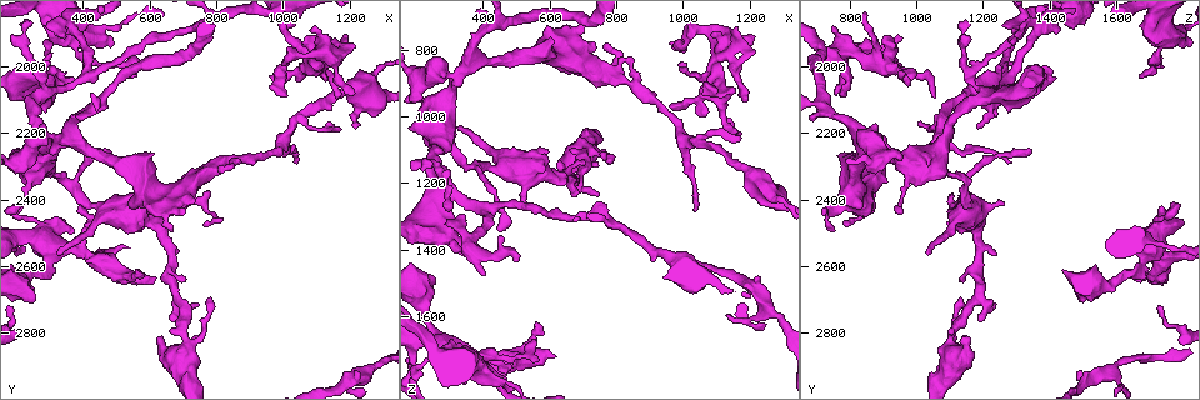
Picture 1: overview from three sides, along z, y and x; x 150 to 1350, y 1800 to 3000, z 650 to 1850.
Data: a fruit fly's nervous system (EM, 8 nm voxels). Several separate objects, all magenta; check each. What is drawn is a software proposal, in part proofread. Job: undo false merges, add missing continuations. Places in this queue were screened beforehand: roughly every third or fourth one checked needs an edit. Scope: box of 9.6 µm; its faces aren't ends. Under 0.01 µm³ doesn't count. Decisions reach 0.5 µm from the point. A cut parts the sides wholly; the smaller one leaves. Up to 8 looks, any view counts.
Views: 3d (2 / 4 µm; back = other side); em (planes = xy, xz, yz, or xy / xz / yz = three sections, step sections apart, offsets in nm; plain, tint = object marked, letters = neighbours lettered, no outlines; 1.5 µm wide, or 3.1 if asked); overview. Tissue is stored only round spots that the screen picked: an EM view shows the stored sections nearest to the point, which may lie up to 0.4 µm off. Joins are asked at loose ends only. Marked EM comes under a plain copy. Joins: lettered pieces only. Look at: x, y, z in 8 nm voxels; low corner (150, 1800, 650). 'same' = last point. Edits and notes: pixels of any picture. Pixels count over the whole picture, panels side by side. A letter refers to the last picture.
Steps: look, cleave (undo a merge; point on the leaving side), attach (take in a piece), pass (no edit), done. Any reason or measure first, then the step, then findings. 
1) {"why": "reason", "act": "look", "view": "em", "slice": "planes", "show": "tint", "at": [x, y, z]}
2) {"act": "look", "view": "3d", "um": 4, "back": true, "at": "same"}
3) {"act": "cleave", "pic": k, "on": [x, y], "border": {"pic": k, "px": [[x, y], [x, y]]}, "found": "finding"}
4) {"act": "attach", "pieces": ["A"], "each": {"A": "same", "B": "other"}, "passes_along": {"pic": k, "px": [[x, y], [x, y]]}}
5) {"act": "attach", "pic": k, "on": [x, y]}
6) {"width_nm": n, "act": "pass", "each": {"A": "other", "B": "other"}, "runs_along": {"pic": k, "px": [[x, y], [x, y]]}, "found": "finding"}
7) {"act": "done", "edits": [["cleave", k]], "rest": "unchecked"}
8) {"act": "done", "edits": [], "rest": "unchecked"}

{"why": "branch stops here", "act": "look", "view": "em", "slice": "planes", "show": "tint", "at": [970, 2030, 970]}

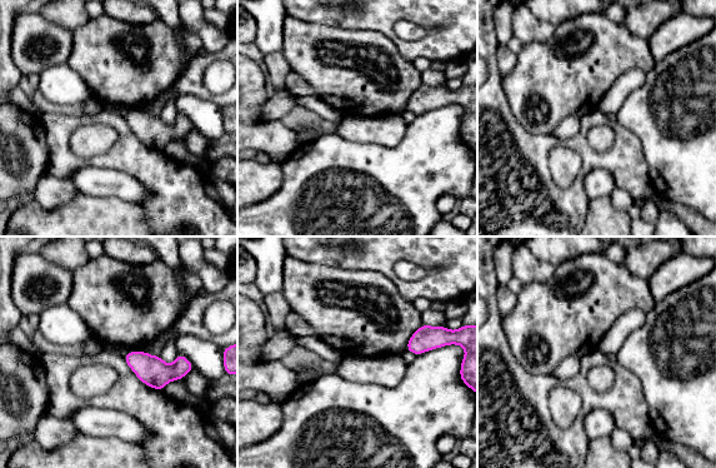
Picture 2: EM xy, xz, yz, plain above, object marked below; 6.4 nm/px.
{"why": "see the neighbours", "act": "look", "view": "em", "slice": "planes", "show": "letters", "at": "same"}

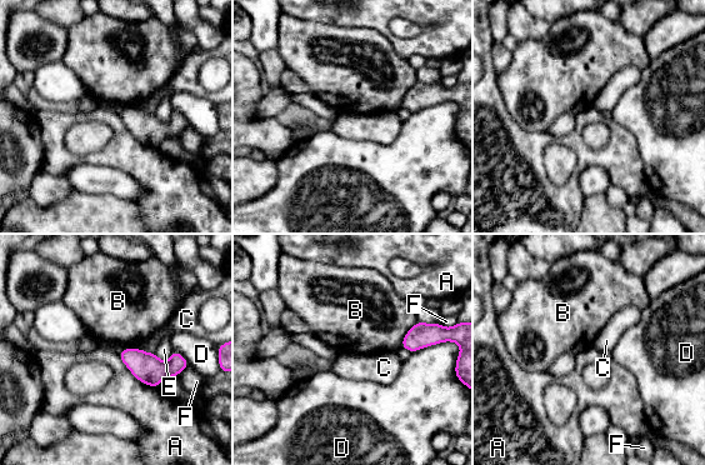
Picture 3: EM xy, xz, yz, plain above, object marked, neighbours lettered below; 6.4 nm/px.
{"longest_contact_nm": ["A", 340], "act": "pass", "each": {"A": "other", "B": "other", "C": "other", "D": "other", "E": "other", "F": "other"}, "found": "no lettered piece goes on from it"}

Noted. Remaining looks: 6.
{"why": "tapers out", "act": "look", "view": "em", "slice": "xy", "step": 8, "show": "tint", "at": [1190, 1900, 950]}

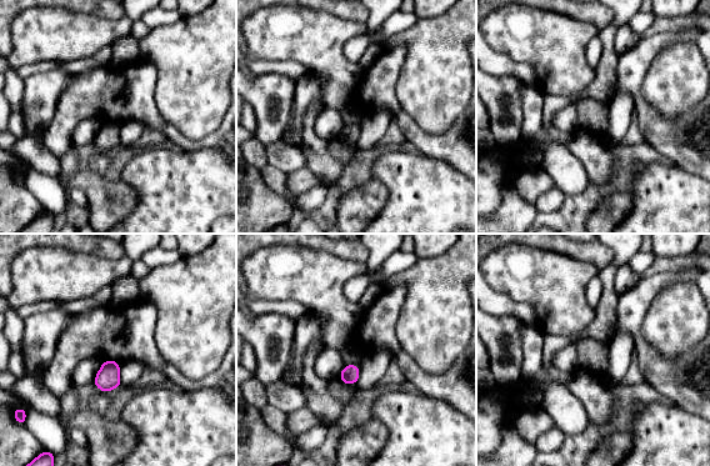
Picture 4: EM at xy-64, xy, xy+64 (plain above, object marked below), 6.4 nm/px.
{"why": "cut it another way", "act": "look", "view": "em", "slice": "planes", "show": "letters", "at": "same"}

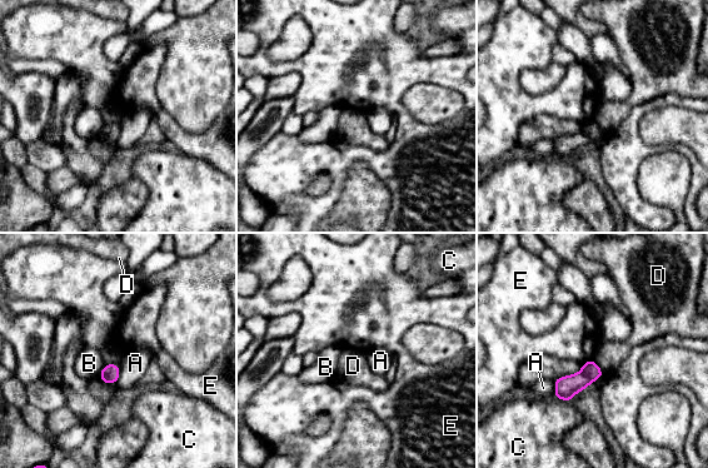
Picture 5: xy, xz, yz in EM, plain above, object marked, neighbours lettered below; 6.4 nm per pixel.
{"width_nm": 120, "act": "pass", "each": {"A": "other", "B": "other", "C": "other", "D": "other", "E": "other"}, "border": {"pic": 5, "px": [[105, 363], [119, 364]]}, "found": "none of them fits"}

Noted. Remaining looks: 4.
{"why": "free end", "act": "look", "view": "3d", "um": 4, "at": [550, 2020, 1670]}

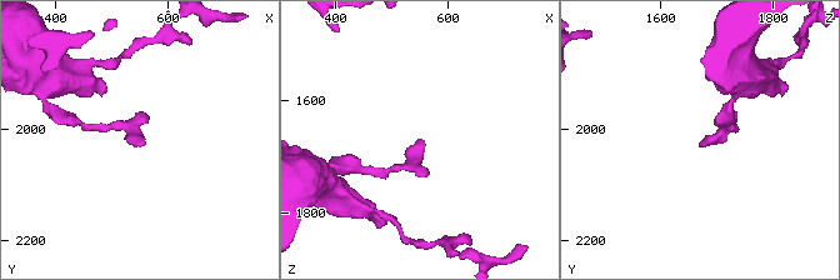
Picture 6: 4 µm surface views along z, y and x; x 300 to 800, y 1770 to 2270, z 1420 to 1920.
{"why": "need the tissue", "act": "look", "view": "em", "slice": "planes", "show": "letters", "at": [555, 2030, 1665]}

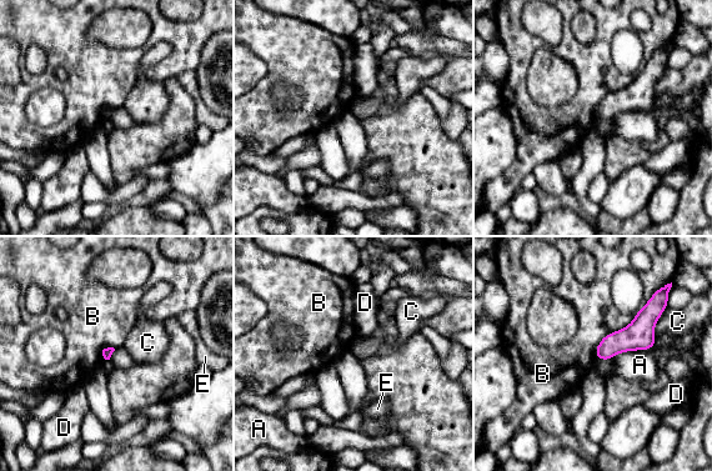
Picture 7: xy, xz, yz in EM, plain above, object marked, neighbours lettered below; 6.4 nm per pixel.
{"act": "pass", "each": {"A": "other", "B": "other", "C": "other", "D": "other", "E": "other"}, "found": "none of them fits"}

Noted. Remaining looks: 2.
{"act": "done", "edits": [], "rest": "unchecked"}

